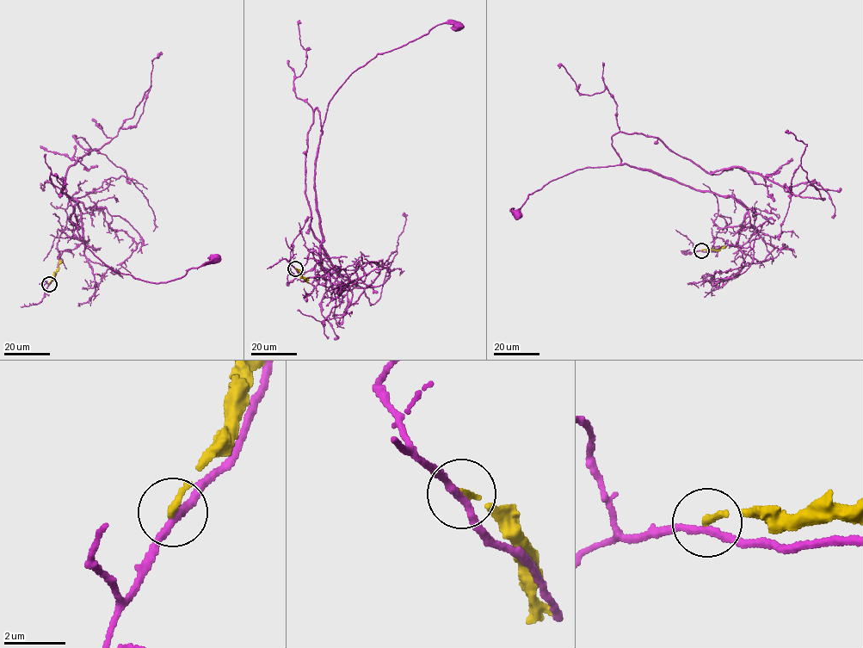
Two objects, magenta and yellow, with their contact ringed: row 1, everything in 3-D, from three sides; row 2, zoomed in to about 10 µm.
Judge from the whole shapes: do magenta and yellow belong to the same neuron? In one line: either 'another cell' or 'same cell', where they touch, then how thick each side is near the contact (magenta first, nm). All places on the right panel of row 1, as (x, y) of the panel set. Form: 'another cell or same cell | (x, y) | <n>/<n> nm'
another cell | (701, 250) | 240/220 nm

